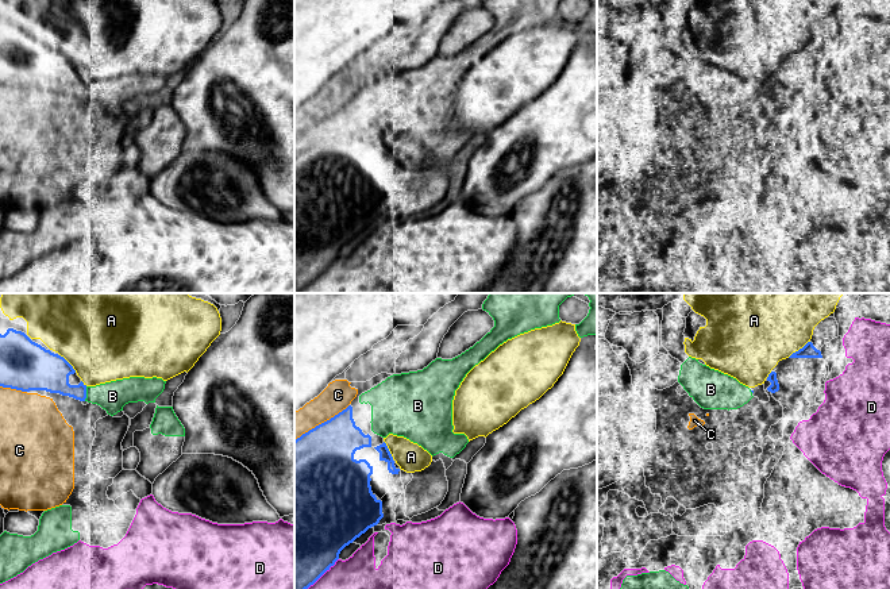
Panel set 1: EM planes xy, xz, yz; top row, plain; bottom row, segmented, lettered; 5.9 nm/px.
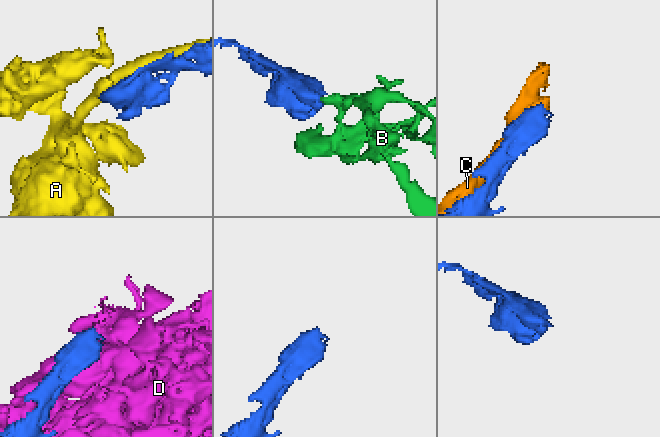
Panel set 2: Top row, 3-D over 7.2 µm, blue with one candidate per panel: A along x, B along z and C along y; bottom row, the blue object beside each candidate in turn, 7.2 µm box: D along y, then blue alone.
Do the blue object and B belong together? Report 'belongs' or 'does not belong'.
belongs

